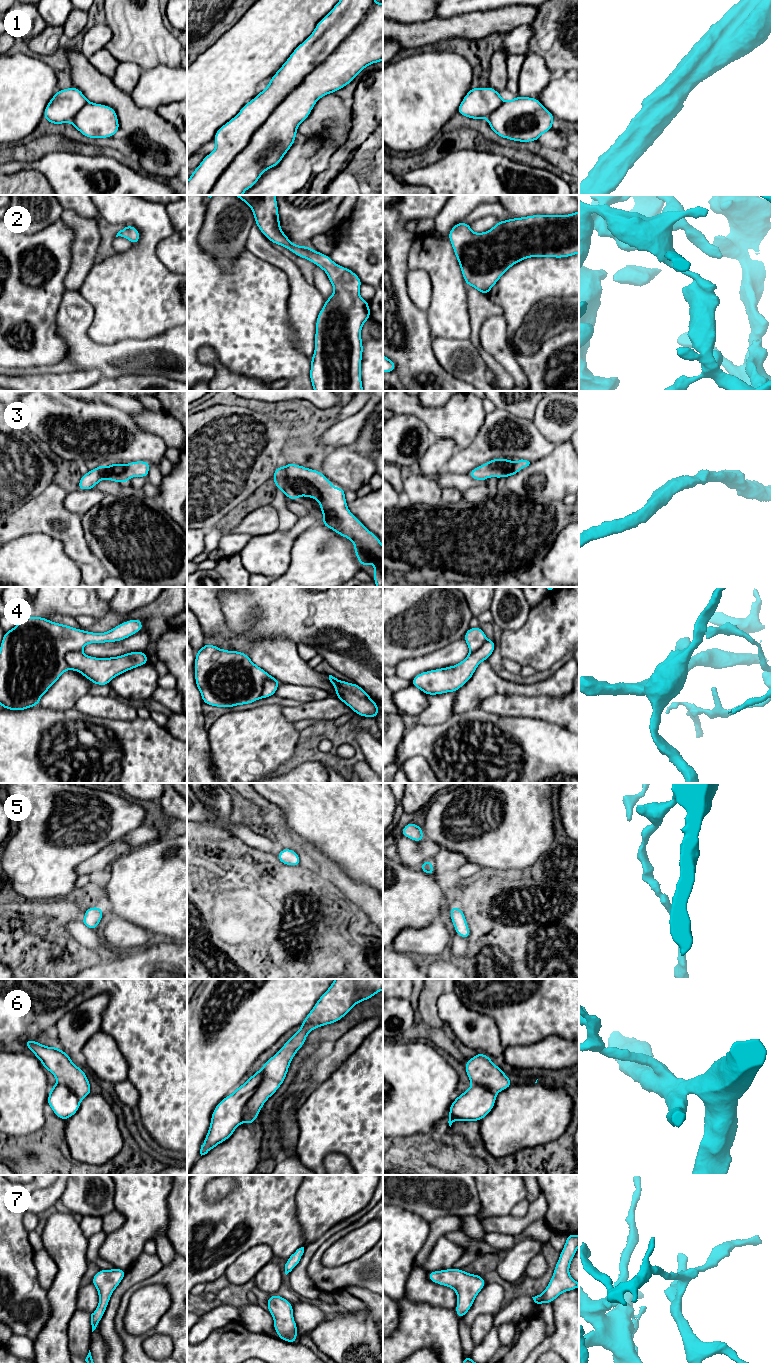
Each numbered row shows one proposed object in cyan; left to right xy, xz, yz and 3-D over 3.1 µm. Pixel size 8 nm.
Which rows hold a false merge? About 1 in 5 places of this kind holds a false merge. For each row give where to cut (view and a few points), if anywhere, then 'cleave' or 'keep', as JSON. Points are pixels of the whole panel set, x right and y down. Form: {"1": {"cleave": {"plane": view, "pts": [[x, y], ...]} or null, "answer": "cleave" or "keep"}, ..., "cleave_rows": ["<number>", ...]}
{"1": {"cleave": null, "answer": "keep"}, "2": {"cleave": null, "answer": "keep"}, "3": {"cleave": null, "answer": "keep"}, "4": {"cleave": null, "answer": "keep"}, "5": {"cleave": null, "answer": "keep"}, "6": {"cleave": {"plane": "xz", "pts": [[262, 1068], [260, 1081], [244, 1106], [242, 1120]]}, "answer": "cleave"}, "7": {"cleave": null, "answer": "keep"}, "cleave_rows": ["6"]}

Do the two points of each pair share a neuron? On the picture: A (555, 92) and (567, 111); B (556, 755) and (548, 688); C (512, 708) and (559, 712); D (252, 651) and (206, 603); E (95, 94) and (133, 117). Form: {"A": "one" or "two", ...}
{"A": "one", "B": "two", "C": "one", "D": "one", "E": "one"}

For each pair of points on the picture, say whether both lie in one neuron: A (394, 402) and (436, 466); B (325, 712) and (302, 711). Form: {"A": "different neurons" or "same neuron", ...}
{"A": "different neurons", "B": "same neuron"}

